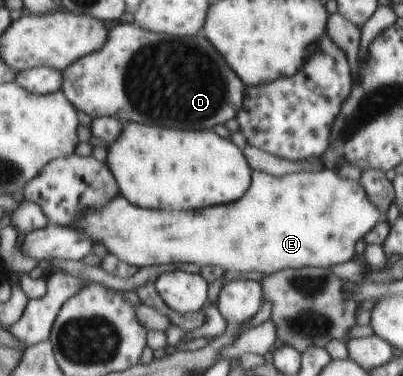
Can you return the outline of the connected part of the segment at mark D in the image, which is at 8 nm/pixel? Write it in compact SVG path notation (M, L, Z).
M135 21L132 23L121 23L116 25L109 32L109 39L107 39L107 43L105 43L105 47L103 47L101 51L78 59L63 72L53 67L40 67L25 70L19 72L16 82L19 83L21 87L27 89L29 93L33 94L47 95L50 93L59 93L59 91L63 90L65 95L69 98L69 101L71 101L79 111L83 111L83 113L90 115L92 119L97 117L112 117L119 119L119 121L124 124L137 122L155 125L155 123L157 123L157 97L161 97L161 127L185 127L185 129L212 129L215 125L225 125L227 121L236 117L235 113L237 113L237 109L241 107L241 102L244 101L245 95L244 83L241 83L241 79L233 73L233 70L230 67L225 65L225 61L221 59L220 52L205 39L202 30L192 36L171 36L169 34L147 31L147 29L144 29Z

